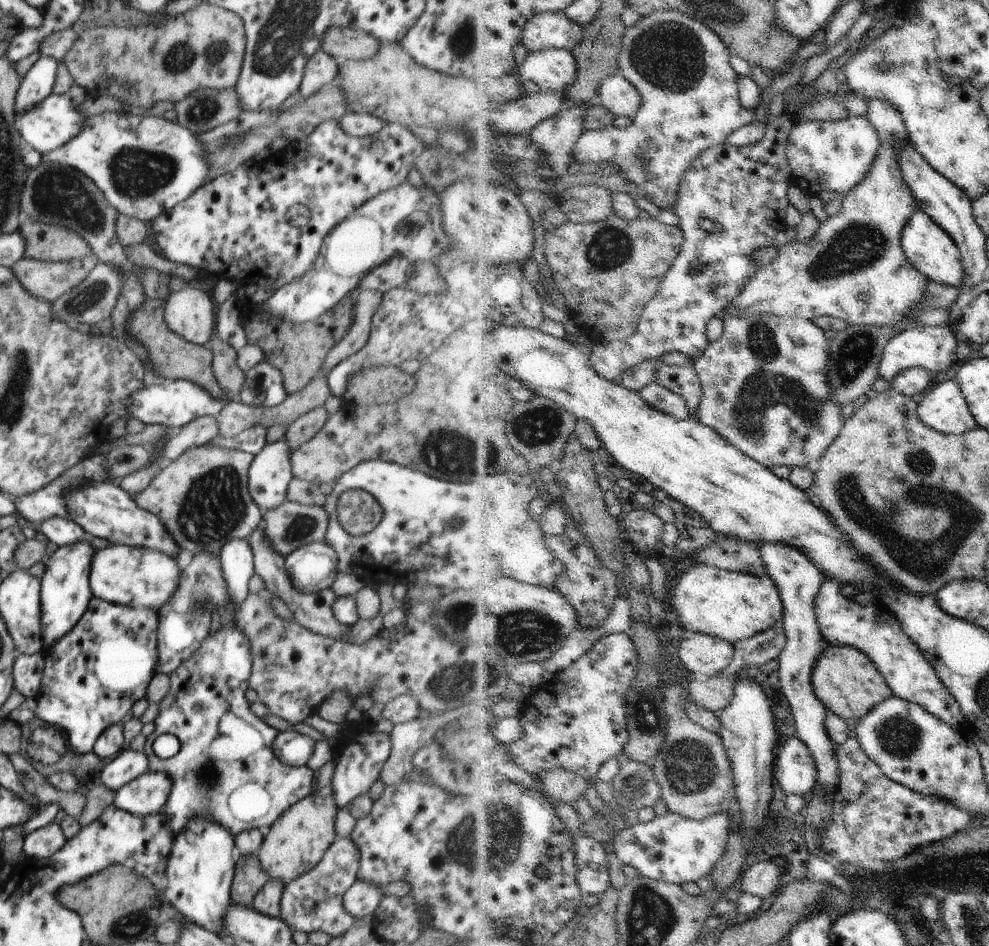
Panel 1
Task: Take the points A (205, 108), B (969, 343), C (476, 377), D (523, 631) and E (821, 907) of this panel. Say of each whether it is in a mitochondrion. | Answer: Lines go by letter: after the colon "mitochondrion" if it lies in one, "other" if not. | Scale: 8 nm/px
A: mitochondrion
B: other
C: other
D: mitochondrion
E: other

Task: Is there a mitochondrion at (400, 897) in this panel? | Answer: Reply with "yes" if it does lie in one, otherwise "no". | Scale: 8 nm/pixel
no

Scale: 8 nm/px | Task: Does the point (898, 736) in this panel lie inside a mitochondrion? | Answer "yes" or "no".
yes

